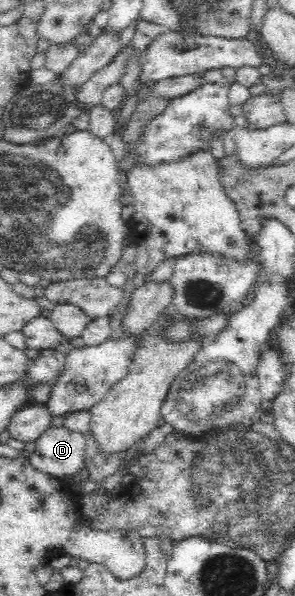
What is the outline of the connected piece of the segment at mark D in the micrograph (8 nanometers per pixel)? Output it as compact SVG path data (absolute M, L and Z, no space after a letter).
M65 426L48 427L35 443L36 450L30 454L29 464L37 472L64 480L74 478L80 470L85 468L88 440L87 436L82 435L82 433L70 430Z

